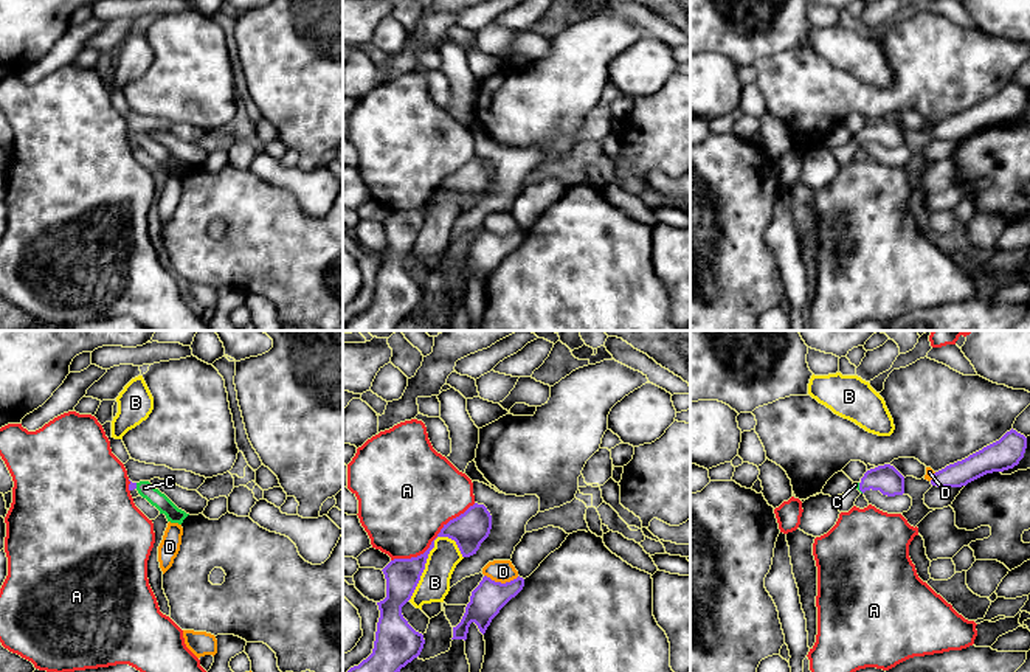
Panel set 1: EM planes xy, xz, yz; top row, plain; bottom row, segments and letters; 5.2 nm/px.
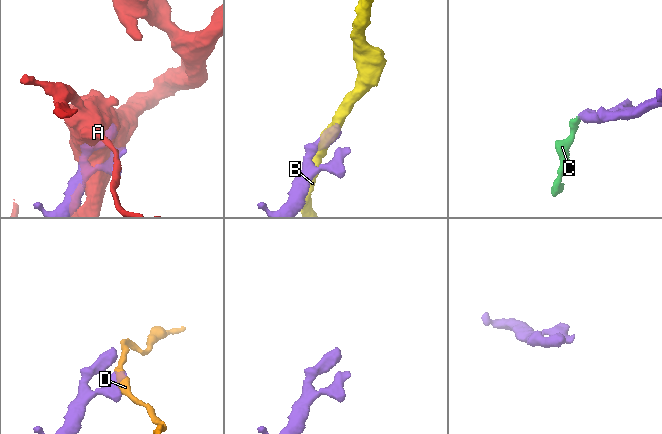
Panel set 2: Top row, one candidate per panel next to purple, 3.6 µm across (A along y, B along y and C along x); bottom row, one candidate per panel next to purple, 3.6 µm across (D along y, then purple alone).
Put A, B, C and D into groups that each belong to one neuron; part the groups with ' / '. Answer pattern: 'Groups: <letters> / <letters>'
Groups: A / B / C / D

